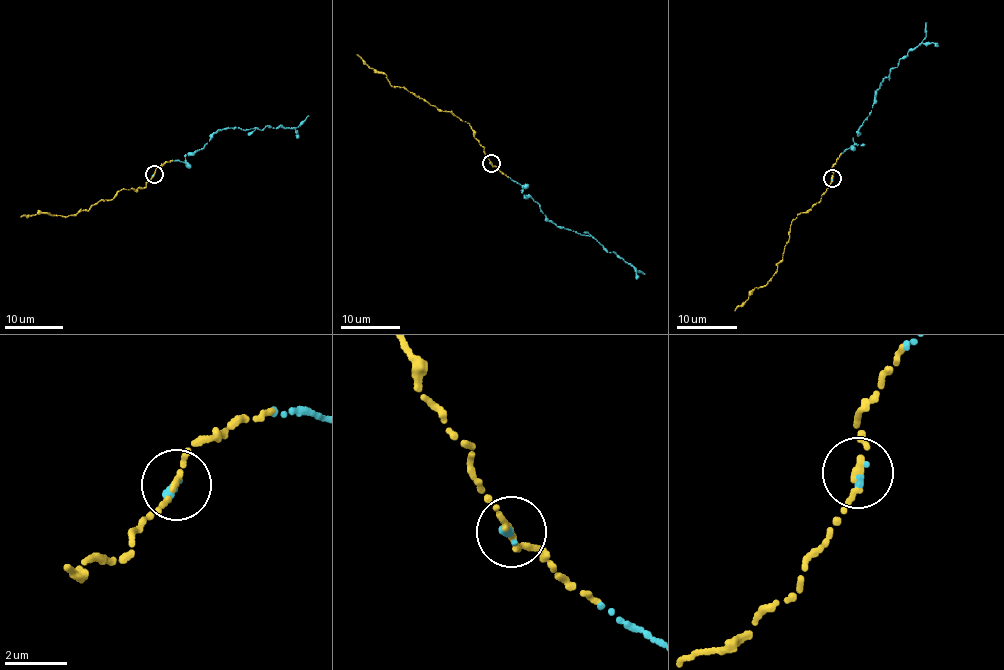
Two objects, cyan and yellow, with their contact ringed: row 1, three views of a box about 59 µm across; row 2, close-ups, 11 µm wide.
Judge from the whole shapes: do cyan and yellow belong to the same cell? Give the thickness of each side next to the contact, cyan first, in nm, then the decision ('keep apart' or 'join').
240 nm thick on the cyan side, 160 nm on the other; join

